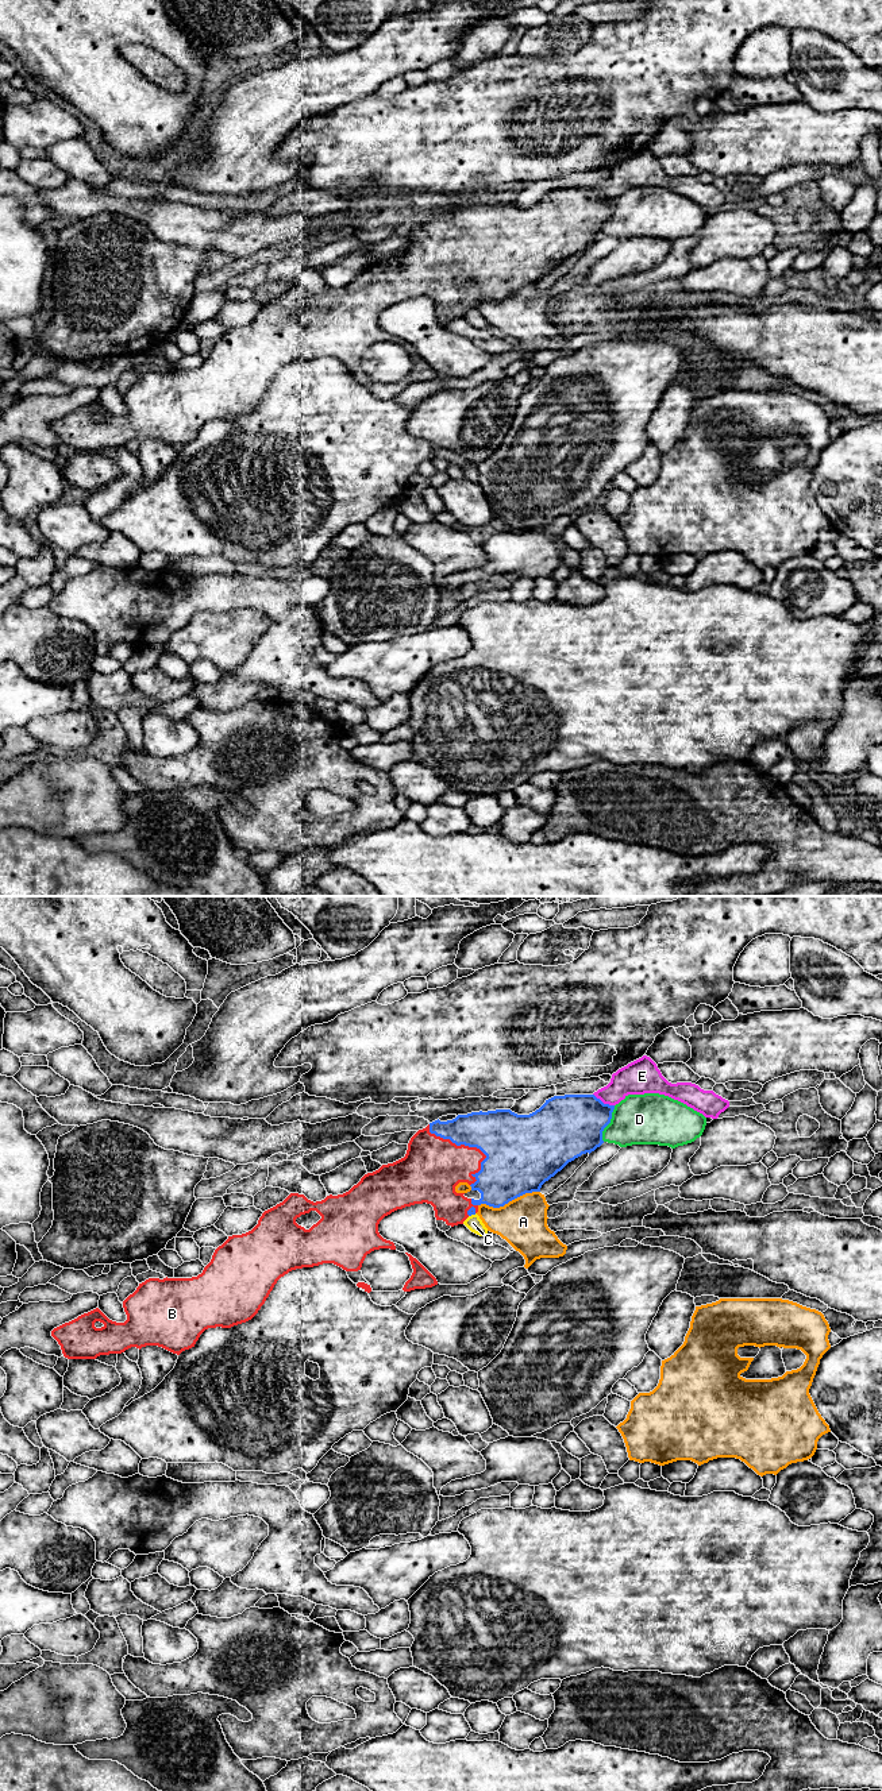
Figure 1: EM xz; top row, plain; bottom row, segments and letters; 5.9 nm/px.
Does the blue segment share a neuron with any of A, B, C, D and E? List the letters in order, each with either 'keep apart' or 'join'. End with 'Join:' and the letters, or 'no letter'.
A: keep apart
B: join
C: keep apart
D: keep apart
E: keep apart
Join: B

